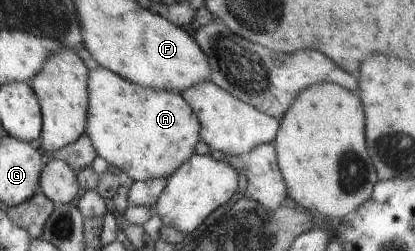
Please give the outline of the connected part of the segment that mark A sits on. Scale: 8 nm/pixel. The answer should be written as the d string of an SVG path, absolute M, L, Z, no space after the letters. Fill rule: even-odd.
M102 66L89 71L85 134L97 155L116 165L134 182L168 178L195 153L200 124L183 97L126 81Z

